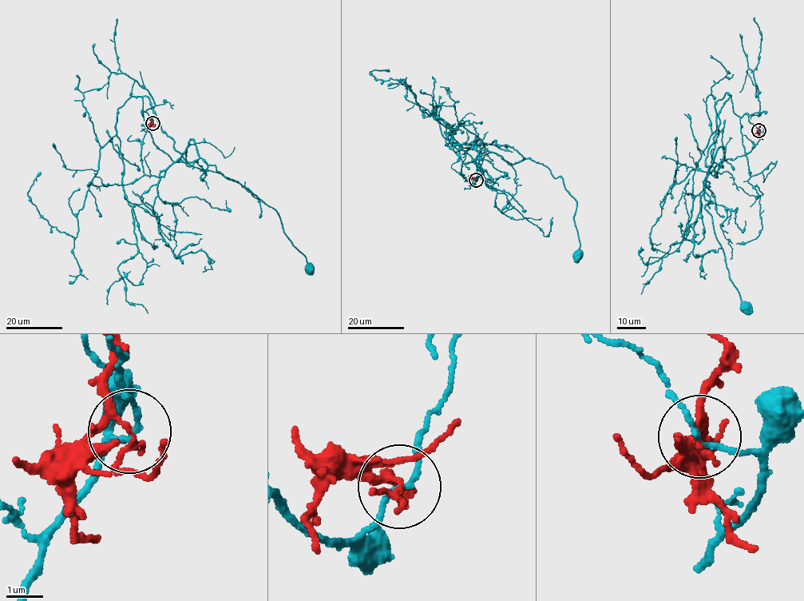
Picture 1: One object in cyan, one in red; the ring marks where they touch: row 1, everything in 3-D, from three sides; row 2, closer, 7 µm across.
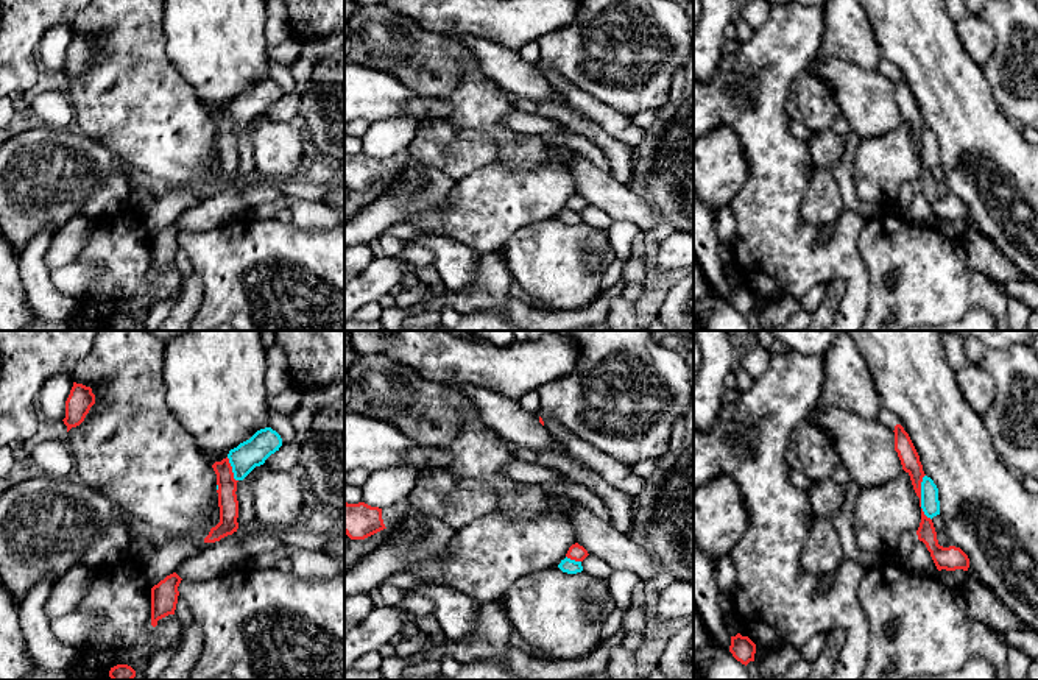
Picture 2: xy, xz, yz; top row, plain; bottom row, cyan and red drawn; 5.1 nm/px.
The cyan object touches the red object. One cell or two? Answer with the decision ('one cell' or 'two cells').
two cells

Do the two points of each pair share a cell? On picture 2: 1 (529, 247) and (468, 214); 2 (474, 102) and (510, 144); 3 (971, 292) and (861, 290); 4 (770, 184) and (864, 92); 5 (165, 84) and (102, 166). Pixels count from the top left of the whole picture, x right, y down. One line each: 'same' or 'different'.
1: different
2: same
3: different
4: different
5: different

